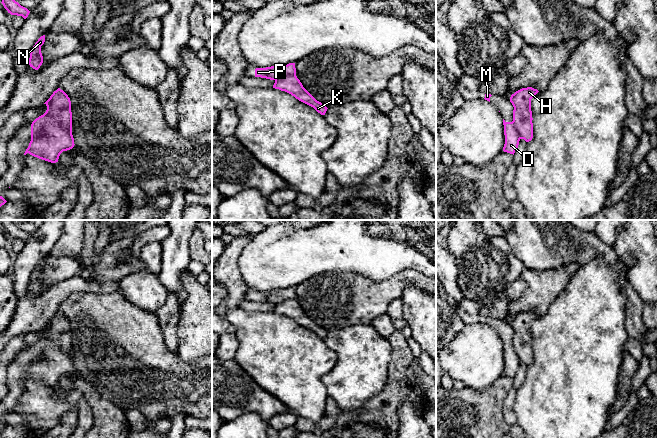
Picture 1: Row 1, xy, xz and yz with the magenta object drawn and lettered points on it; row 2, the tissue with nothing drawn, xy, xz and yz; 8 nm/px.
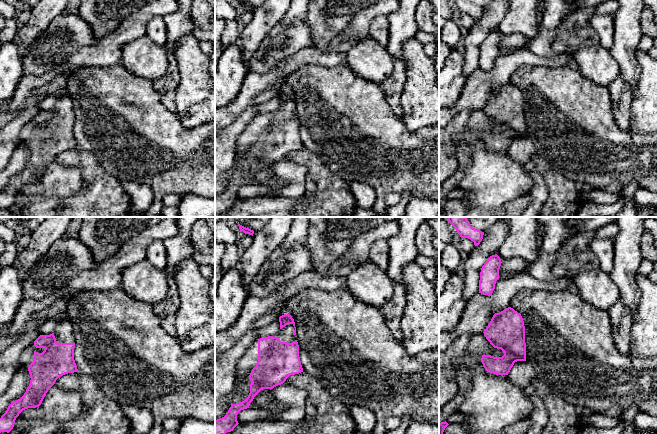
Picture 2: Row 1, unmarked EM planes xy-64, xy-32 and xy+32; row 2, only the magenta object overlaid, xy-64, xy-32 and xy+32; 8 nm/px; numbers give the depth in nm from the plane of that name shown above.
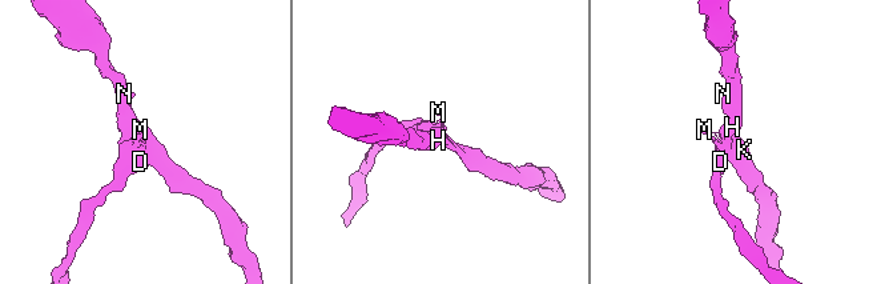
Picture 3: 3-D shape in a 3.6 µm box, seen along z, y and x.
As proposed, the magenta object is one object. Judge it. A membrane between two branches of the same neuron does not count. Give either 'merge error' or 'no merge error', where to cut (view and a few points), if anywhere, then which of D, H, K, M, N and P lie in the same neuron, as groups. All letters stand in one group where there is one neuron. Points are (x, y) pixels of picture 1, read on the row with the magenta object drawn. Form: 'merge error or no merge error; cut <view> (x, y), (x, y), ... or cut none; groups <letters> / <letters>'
merge error; cut xy (41, 115), (56, 119), (63, 126), (71, 130); groups D M P / H K N

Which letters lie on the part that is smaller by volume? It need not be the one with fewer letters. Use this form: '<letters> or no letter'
D, M, P

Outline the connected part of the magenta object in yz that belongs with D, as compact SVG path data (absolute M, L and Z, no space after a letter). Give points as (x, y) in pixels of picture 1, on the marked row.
M503 119L503 125L504 125L504 135L505 135L505 144L503 147L503 151L514 155L519 145L520 136L517 132L517 129L513 121L506 122Z

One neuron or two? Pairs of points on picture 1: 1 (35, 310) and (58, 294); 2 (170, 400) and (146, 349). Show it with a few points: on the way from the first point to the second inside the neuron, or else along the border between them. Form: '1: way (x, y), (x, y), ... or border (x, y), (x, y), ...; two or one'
1: way (41, 310), (52, 299); one
2: way (160, 387), (146, 373), (146, 362); one

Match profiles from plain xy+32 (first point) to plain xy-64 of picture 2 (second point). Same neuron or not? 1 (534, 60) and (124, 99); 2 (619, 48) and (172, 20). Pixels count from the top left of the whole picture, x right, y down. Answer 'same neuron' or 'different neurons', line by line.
1: different neurons
2: same neuron

